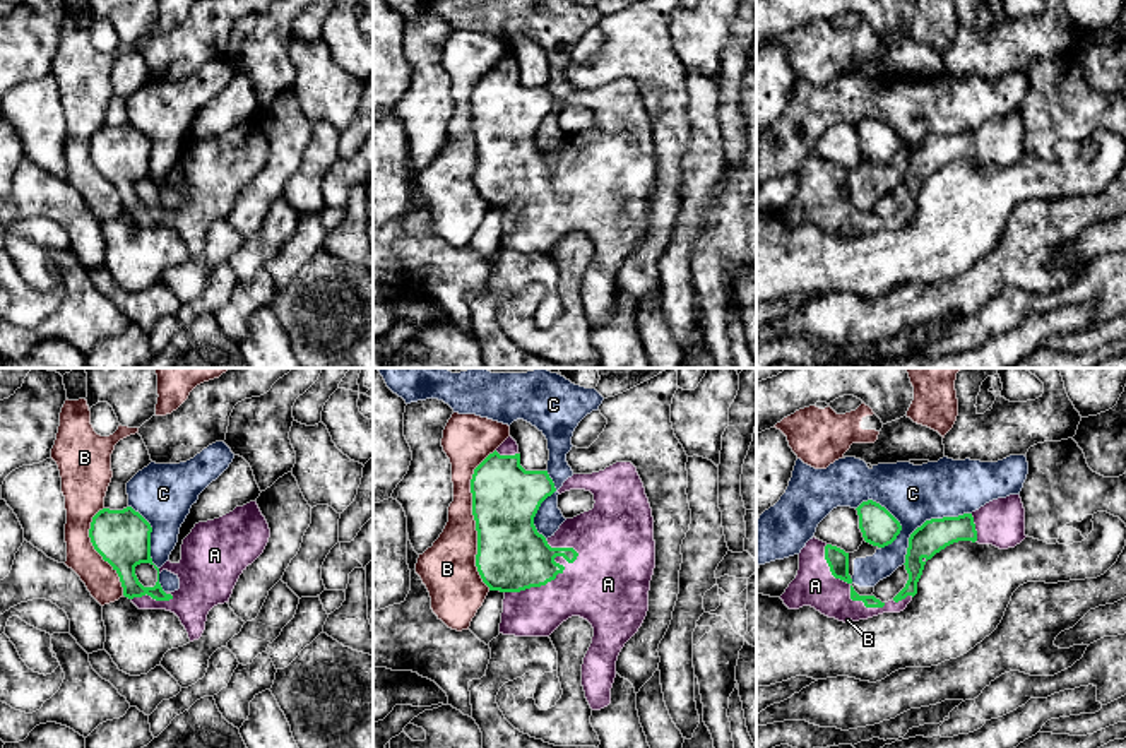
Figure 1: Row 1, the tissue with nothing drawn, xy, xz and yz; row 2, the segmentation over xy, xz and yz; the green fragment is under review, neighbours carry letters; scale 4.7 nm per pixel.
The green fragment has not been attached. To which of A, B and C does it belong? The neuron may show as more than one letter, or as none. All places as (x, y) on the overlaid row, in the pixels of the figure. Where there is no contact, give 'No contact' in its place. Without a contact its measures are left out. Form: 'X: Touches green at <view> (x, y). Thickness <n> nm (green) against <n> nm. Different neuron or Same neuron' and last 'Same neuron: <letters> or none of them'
A: Touches green at xz (553, 579). Thickness 320 nm (green) against 380 nm. Same neuron
B: Touches green at xz (474, 519). Thickness 320 nm (green) against 240 nm. Different neuron
C: Touches green at yz (926, 521). Thickness 150 nm (green) against 280 nm. Different neuron
Same neuron: A

